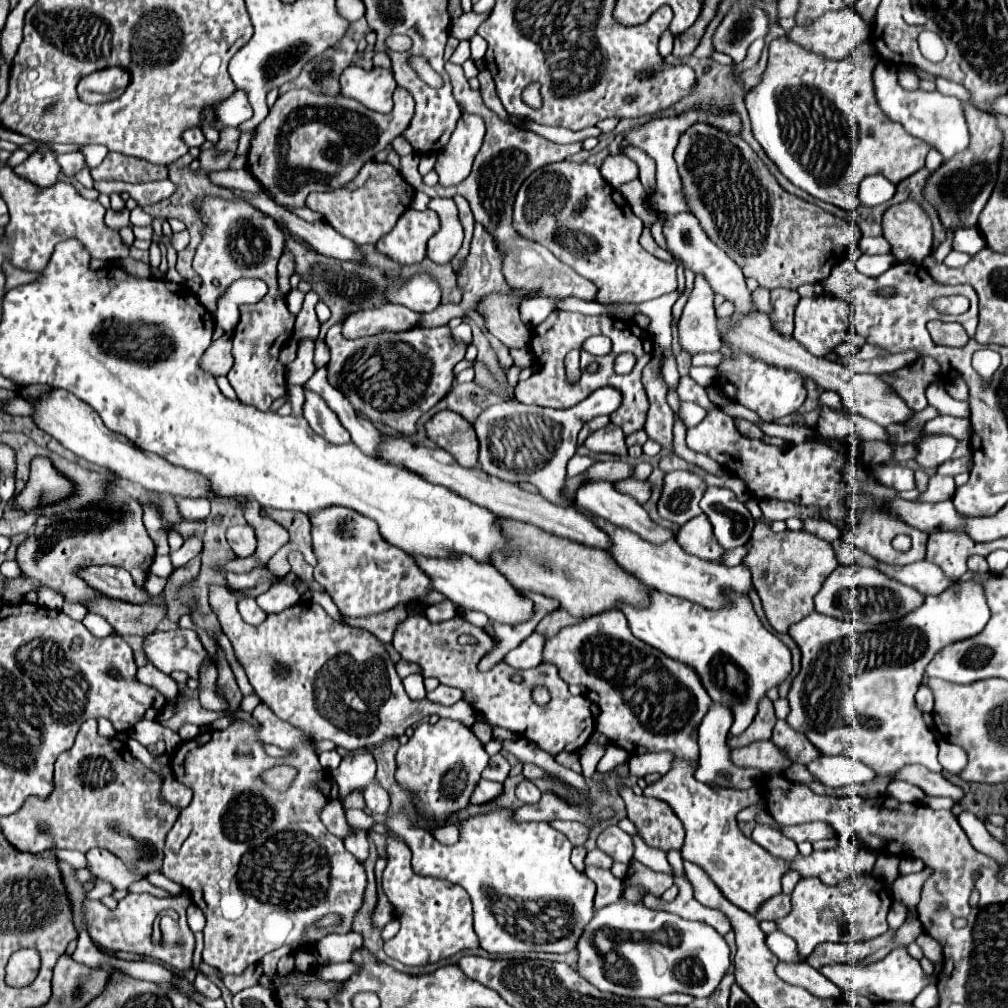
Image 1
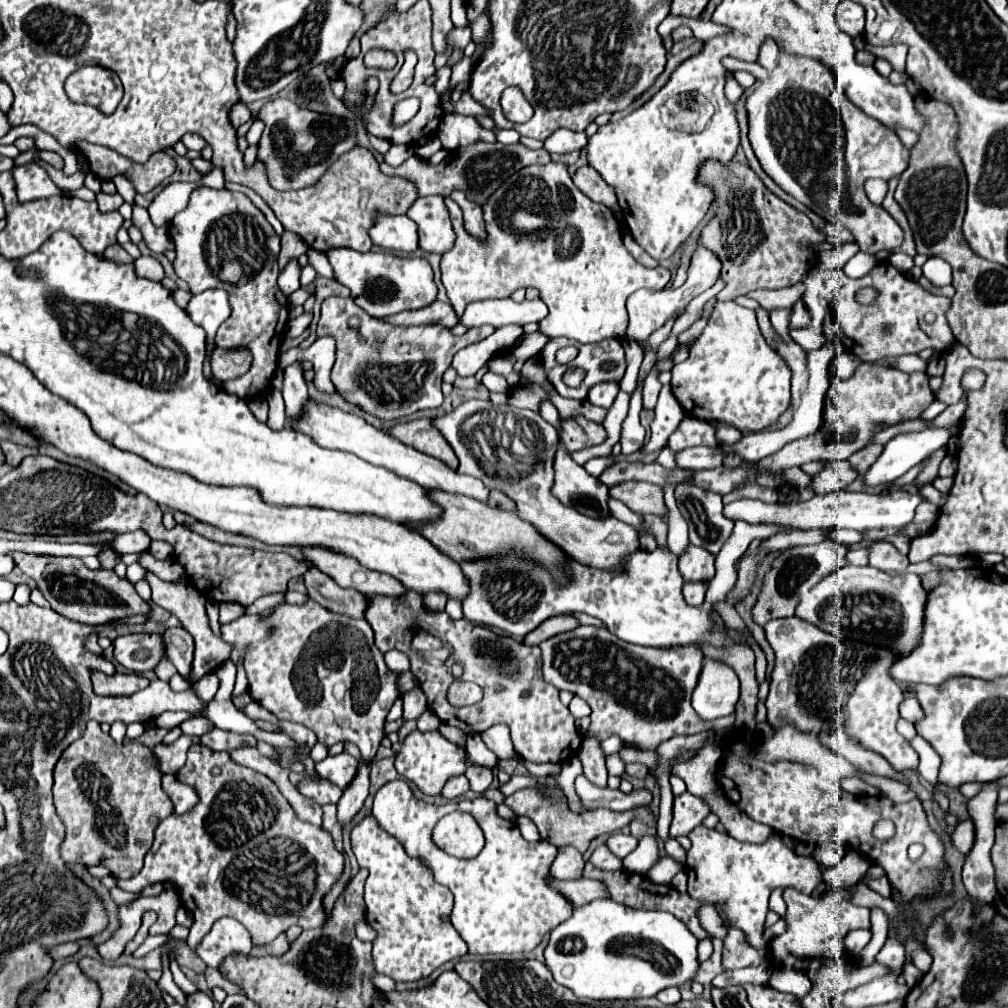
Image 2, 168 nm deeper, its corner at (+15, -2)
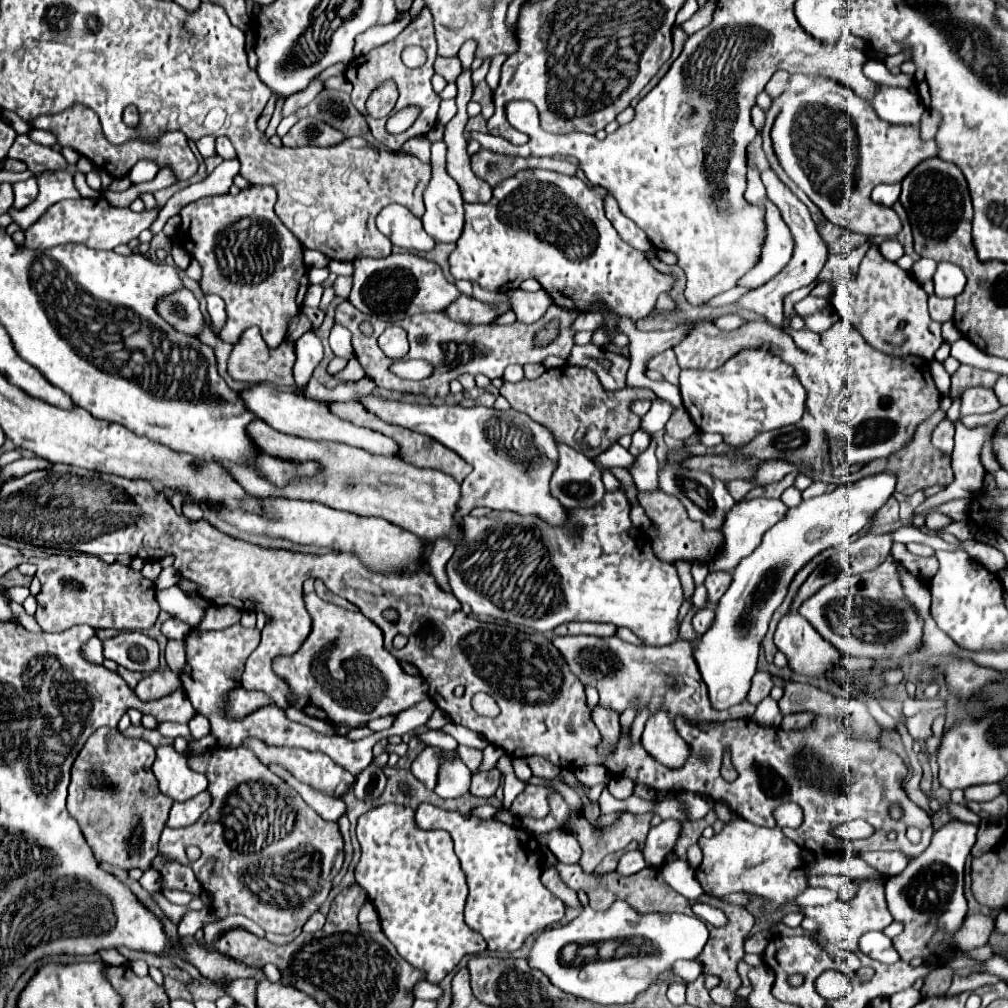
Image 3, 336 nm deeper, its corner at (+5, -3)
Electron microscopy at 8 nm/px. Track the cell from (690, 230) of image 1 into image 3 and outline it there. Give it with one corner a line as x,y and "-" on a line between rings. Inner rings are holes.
767,347
739,351
715,371
683,369
679,377
683,407
705,433
721,433
725,443
743,447
759,433
797,423
805,411
807,391
799,383
791,365
771,355

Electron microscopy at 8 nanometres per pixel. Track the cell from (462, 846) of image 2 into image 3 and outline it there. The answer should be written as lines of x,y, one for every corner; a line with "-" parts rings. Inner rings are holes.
381,805
359,817
357,839
361,845
361,859
355,867
357,883
367,891
369,901
379,913
379,923
397,953
411,963
411,967
425,973
425,981
439,983
451,973
465,955
479,955
485,951
483,937
469,929
463,921
463,907
467,897
465,873
459,867
454,843
447,831
423,831
413,823
413,809
403,805

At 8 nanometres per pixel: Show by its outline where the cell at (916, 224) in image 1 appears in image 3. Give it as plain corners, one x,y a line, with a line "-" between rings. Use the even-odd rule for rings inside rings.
813,77
811,85
805,91
783,97
781,113
771,127
771,141
773,151
785,173
801,191
805,191
805,195
833,225
861,233
865,237
885,239
897,237
903,225
893,209
875,205
871,201
873,187
879,183
899,183
917,163
937,155
935,141
925,143
919,139
919,127
893,125
879,119
875,109
859,99
849,87
843,87
841,83
835,83
827,77

